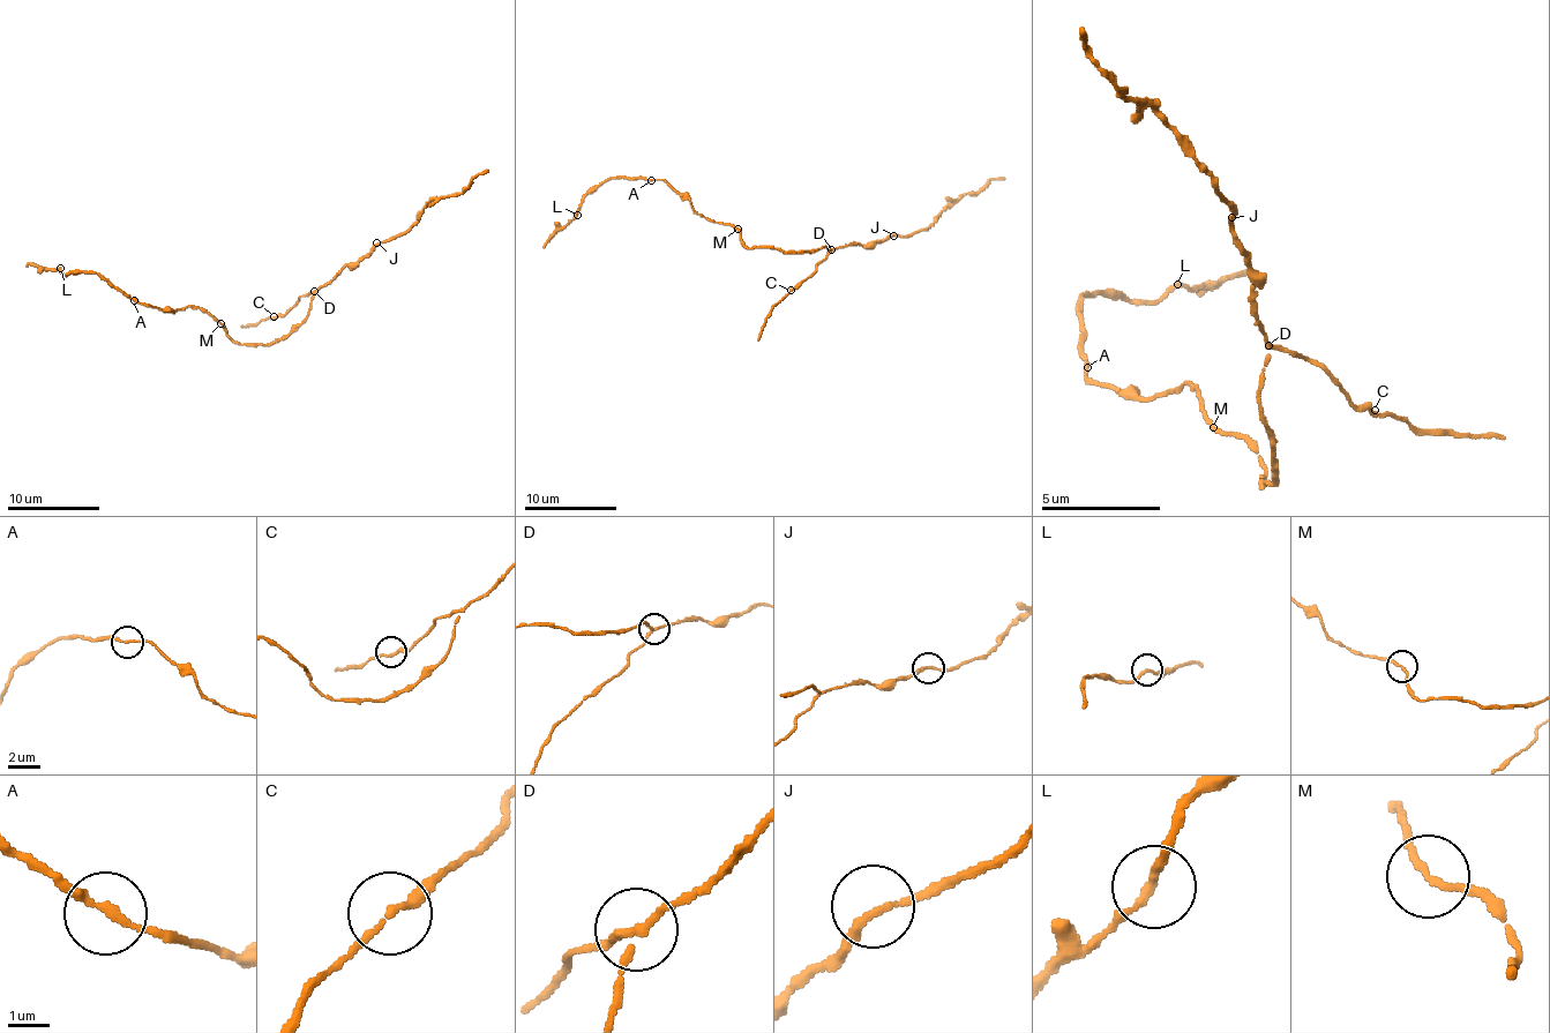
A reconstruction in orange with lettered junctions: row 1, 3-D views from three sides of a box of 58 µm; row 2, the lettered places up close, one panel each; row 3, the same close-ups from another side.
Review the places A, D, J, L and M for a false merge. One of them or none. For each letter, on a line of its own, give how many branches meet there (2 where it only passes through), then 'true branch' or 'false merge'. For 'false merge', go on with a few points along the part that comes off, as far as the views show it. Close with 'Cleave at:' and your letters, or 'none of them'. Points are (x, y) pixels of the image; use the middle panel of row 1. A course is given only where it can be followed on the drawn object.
A: branches 2; true branch
D: branches 3; false merge; course (832, 249), (774, 306), (758, 341)
J: branches 2; true branch
L: branches 2; true branch
M: branches 2; true branch
Cleave at: D

